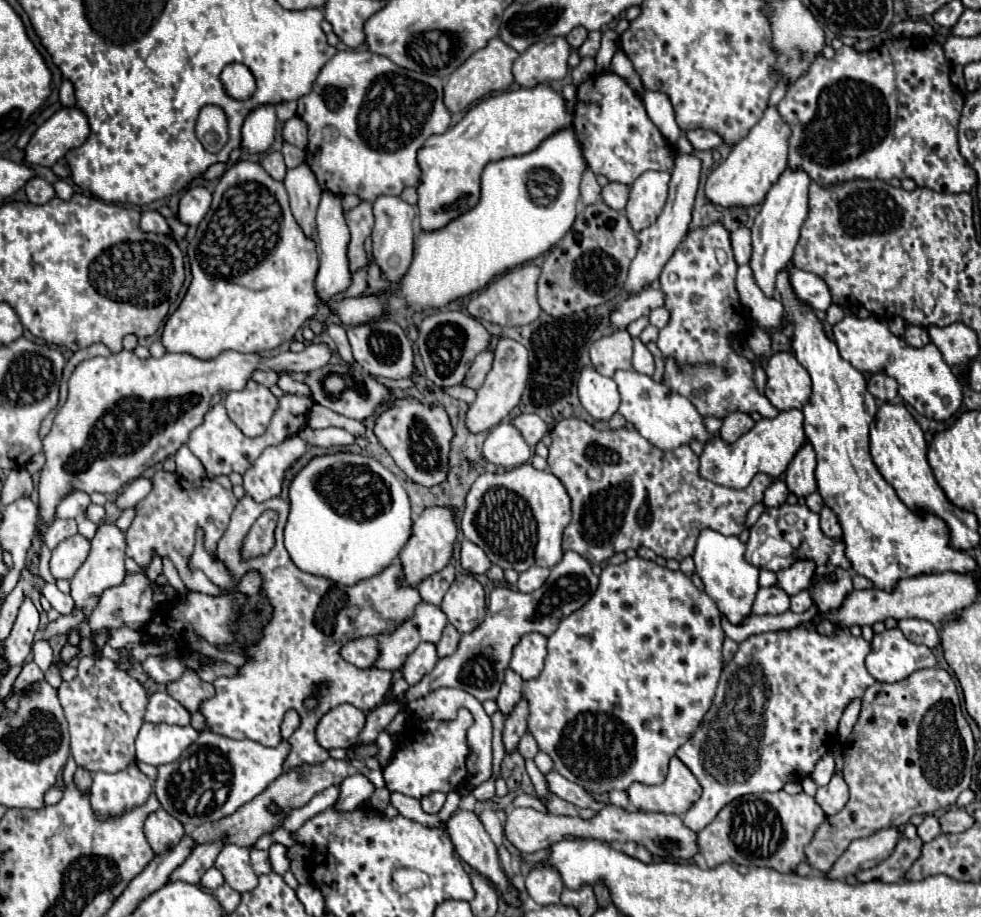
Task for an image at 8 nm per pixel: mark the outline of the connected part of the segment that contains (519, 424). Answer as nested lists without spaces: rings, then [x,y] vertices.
[[[522,413],[522,415],[518,415],[518,417],[512,419],[512,425],[520,431],[520,435],[524,437],[524,441],[530,447],[534,447],[542,439],[542,435],[548,431],[548,425],[538,415],[526,415],[526,413]]]

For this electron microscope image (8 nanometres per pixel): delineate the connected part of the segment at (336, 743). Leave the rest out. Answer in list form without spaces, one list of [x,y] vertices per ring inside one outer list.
[[[338,705],[330,709],[316,727],[316,741],[324,749],[348,749],[362,731],[366,715],[354,705]]]

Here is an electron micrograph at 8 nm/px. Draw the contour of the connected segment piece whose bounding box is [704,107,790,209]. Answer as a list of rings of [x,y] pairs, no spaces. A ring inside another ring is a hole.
[[[768,107],[764,111],[764,117],[748,131],[748,135],[732,147],[726,161],[722,161],[708,175],[708,181],[704,185],[706,199],[726,209],[762,205],[766,193],[772,189],[772,185],[780,179],[780,175],[788,167],[786,163],[788,137],[790,137],[790,129],[786,127],[786,123],[782,123],[776,107]]]

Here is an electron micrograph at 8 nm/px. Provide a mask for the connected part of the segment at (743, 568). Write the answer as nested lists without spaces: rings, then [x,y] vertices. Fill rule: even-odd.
[[[704,529],[698,537],[698,545],[692,555],[696,563],[696,573],[704,583],[704,591],[714,599],[720,613],[732,625],[742,625],[744,619],[752,615],[752,605],[760,589],[758,569],[744,559],[744,551],[746,551],[746,545],[738,537],[726,537],[722,533]]]

